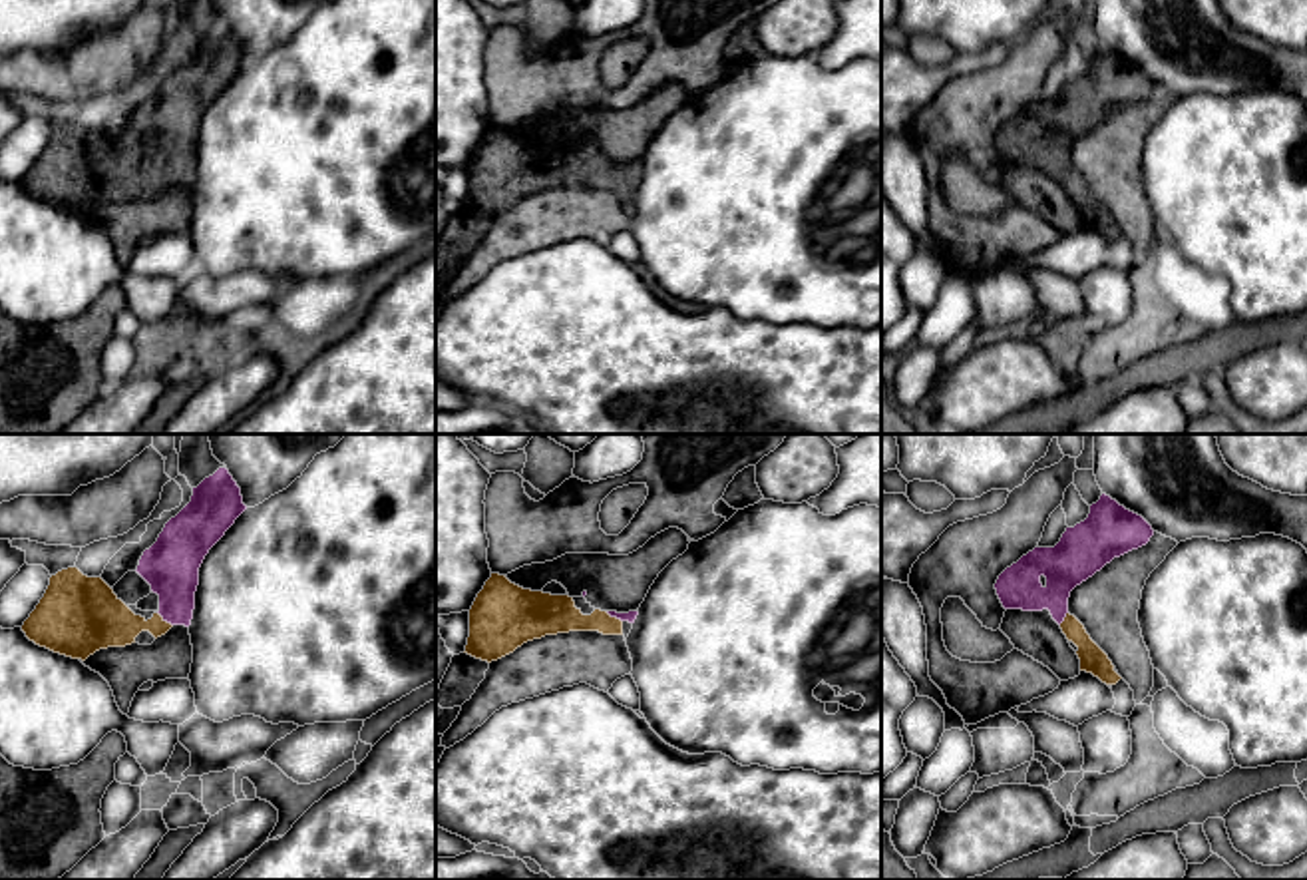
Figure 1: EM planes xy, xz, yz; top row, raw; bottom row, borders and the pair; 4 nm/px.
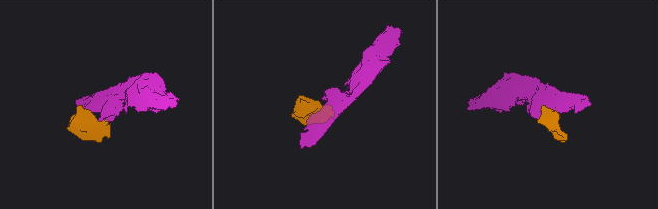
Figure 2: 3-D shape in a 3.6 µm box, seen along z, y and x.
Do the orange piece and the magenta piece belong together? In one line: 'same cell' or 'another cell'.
same cell

